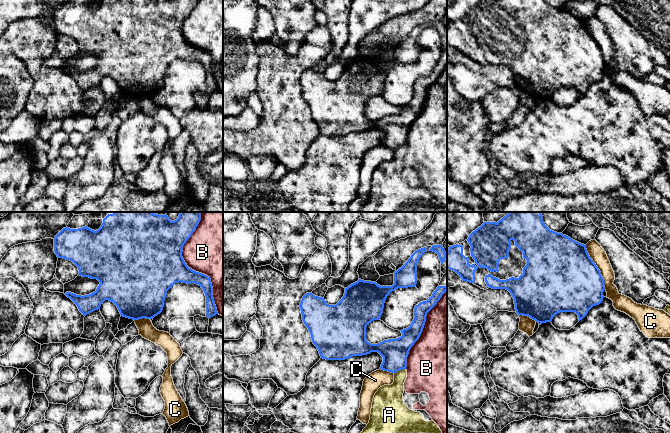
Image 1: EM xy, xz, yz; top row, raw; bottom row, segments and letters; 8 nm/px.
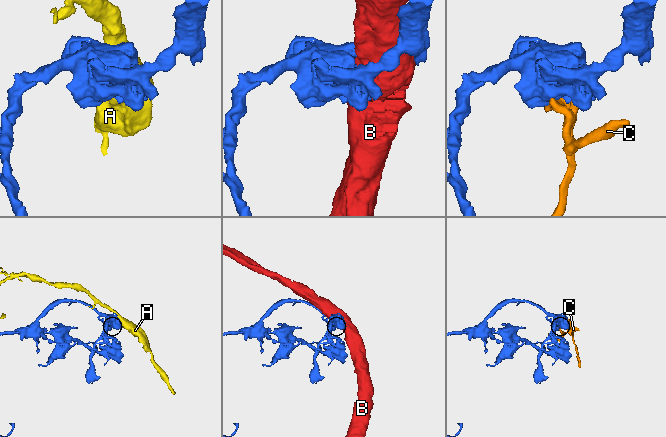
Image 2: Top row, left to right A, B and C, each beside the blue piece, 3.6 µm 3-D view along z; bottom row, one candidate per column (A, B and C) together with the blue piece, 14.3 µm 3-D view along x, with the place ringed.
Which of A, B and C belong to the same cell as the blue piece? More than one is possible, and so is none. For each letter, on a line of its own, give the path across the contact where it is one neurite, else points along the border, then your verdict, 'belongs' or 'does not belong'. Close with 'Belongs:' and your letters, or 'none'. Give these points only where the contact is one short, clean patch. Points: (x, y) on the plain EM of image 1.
A: does not belong
B: does not belong
C: does not belong
Belongs: none

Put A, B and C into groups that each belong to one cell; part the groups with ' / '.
A / B / C

